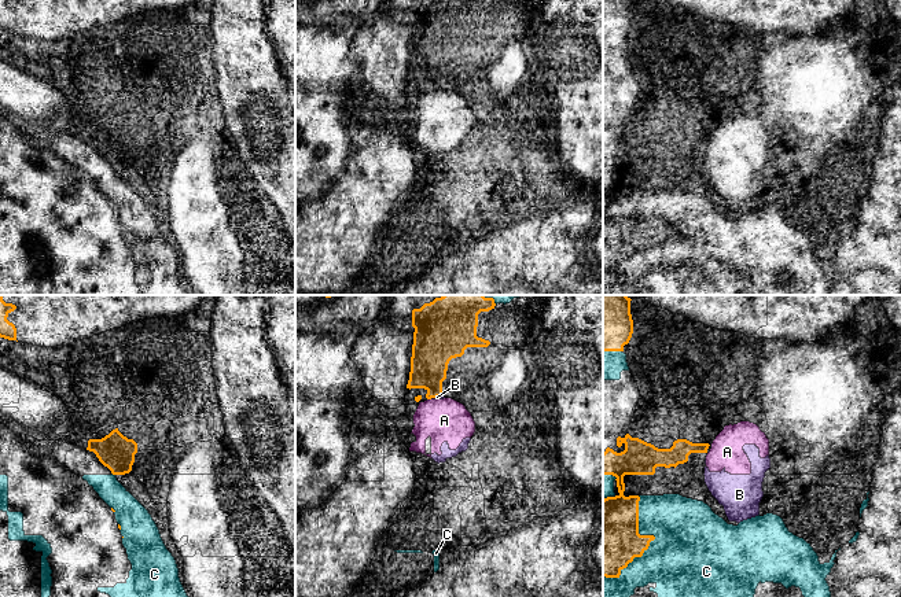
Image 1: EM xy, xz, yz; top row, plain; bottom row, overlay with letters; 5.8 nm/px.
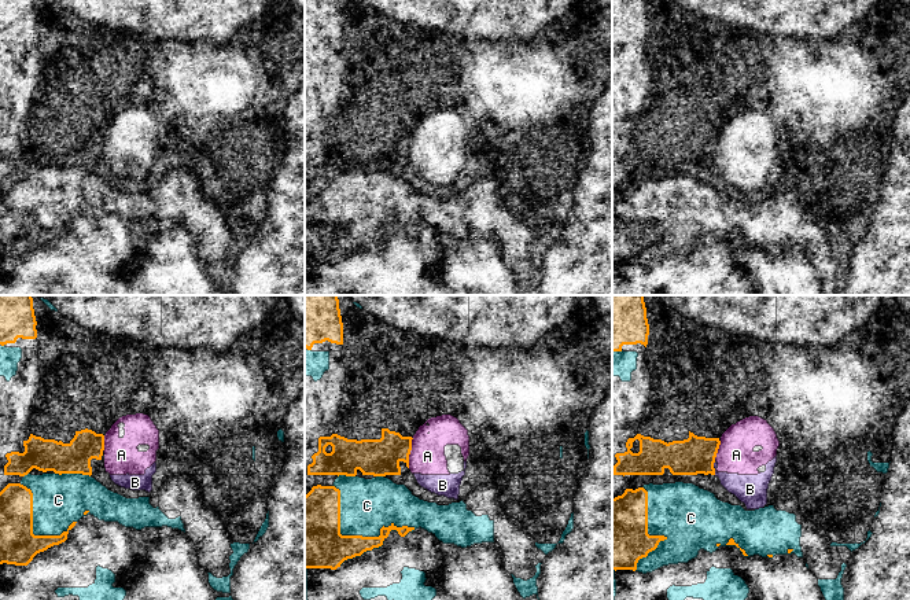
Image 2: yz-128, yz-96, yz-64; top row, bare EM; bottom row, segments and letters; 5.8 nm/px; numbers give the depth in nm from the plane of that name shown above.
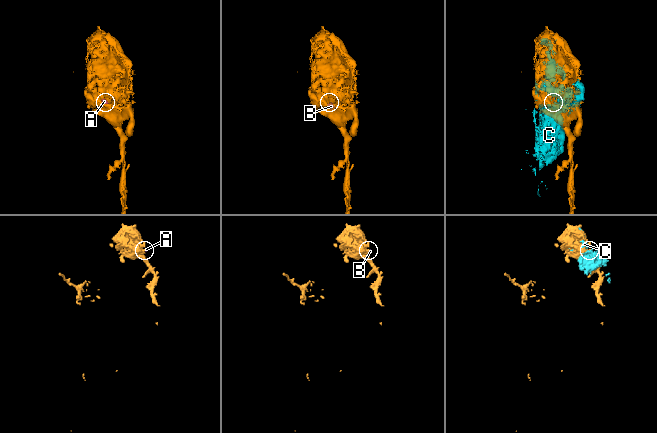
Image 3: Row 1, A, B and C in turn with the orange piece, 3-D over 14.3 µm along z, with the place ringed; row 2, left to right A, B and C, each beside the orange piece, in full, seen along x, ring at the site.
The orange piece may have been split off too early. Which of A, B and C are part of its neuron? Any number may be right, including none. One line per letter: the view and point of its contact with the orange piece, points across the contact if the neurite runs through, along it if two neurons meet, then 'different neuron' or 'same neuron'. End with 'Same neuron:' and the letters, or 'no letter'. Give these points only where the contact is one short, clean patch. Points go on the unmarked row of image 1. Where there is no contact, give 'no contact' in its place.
A: xz (429, 91) | along xz (431, 89), (427, 92) | different neuron
B: xz (437, 88) | along xz (441, 88), (433, 91) | different neuron
C: yz (654, 231) | different neuron
Same neuron: no letter

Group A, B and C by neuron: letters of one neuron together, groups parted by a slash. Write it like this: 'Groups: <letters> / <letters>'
Groups: A B / C

